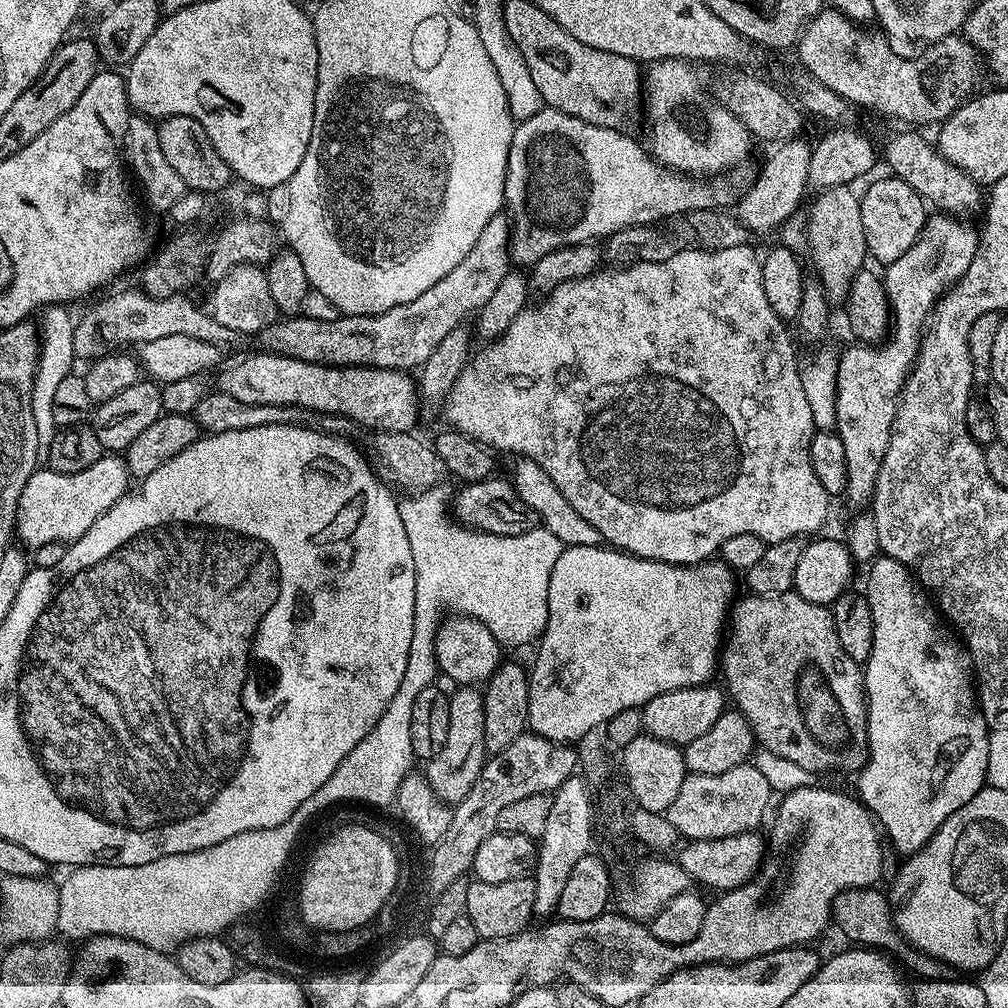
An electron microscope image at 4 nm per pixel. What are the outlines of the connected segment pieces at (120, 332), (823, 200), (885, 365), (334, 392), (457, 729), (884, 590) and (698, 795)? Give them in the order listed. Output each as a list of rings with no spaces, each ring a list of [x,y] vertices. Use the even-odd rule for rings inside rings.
[[[128,288],[125,292],[116,292],[113,296],[108,296],[105,300],[100,300],[84,317],[75,321],[74,330],[74,354],[76,360],[82,362],[91,362],[98,360],[102,356],[109,355],[113,350],[120,350],[123,344],[133,344],[139,346],[146,342],[154,342],[158,338],[166,338],[170,334],[187,334],[189,338],[202,338],[202,342],[219,344],[227,346],[238,340],[238,333],[234,330],[226,330],[219,322],[214,322],[211,311],[199,308],[189,297],[184,294],[174,296],[150,296],[143,290]]]
[[[851,187],[831,188],[815,197],[812,209],[808,212],[808,221],[804,228],[799,219],[792,218],[783,225],[783,243],[793,250],[800,250],[805,244],[812,255],[812,264],[816,267],[815,279],[819,280],[829,301],[847,301],[852,279],[865,267],[864,260],[869,259],[866,246],[866,234],[862,234],[862,210],[860,196],[852,193]]]
[[[947,214],[929,215],[924,222],[924,229],[919,238],[893,264],[883,269],[882,279],[888,295],[888,309],[892,311],[890,331],[879,346],[863,342],[857,348],[848,348],[839,353],[838,378],[836,379],[836,426],[834,431],[842,438],[842,446],[846,446],[846,470],[848,471],[848,490],[846,500],[854,507],[871,505],[872,495],[878,482],[878,470],[882,470],[882,458],[886,458],[886,446],[890,446],[890,434],[894,426],[896,411],[900,405],[900,395],[908,375],[916,365],[916,356],[920,353],[920,341],[924,339],[926,325],[936,303],[941,296],[964,277],[970,270],[970,262],[974,262],[974,254],[980,245],[980,232],[959,216]]]
[[[257,352],[248,356],[220,376],[219,391],[254,405],[297,405],[327,416],[340,416],[355,425],[379,432],[409,432],[418,416],[418,388],[407,371],[401,369],[354,368],[316,364]]]
[[[476,686],[457,687],[456,693],[448,697],[450,702],[450,730],[442,750],[427,761],[426,775],[434,794],[448,805],[454,806],[470,794],[470,786],[478,782],[478,774],[486,759],[484,746],[484,694]]]
[[[880,554],[867,565],[868,593],[866,599],[870,606],[870,614],[874,618],[874,646],[870,650],[868,663],[863,665],[864,673],[864,699],[868,705],[868,760],[855,777],[858,799],[869,812],[872,813],[877,825],[882,829],[883,835],[901,852],[901,857],[907,858],[913,852],[926,846],[928,839],[974,794],[978,794],[985,787],[988,778],[988,755],[990,754],[990,742],[988,737],[990,729],[986,718],[980,713],[978,692],[974,687],[974,669],[972,667],[972,654],[964,646],[963,640],[946,623],[943,615],[938,611],[935,603],[930,599],[929,593],[914,579],[912,571],[902,562],[894,558]]]
[[[752,763],[739,764],[734,770],[726,770],[723,774],[688,774],[682,782],[682,790],[670,802],[666,813],[668,821],[676,827],[677,833],[688,840],[713,840],[714,838],[730,838],[734,834],[751,832],[759,829],[760,819],[768,808],[768,799],[773,799],[772,787],[762,778],[762,774]]]

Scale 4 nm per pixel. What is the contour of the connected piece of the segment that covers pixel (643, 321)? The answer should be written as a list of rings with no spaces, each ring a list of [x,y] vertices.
[[[741,242],[738,246],[730,246],[724,250],[687,247],[682,249],[681,252],[674,253],[672,257],[669,255],[667,258],[641,260],[639,264],[612,266],[609,267],[609,272],[597,270],[590,276],[583,276],[580,280],[562,282],[554,291],[539,301],[540,305],[537,308],[532,308],[533,306],[523,308],[518,314],[518,318],[514,318],[514,322],[510,322],[510,326],[497,340],[491,341],[487,346],[484,346],[480,353],[477,351],[469,359],[445,397],[442,409],[444,408],[446,418],[451,423],[449,425],[455,431],[463,433],[464,436],[470,437],[483,447],[492,450],[497,448],[500,452],[513,452],[513,457],[527,458],[538,462],[538,466],[542,466],[542,470],[546,470],[546,474],[550,474],[554,486],[558,486],[558,490],[562,490],[566,502],[570,502],[570,506],[574,506],[574,510],[578,510],[578,514],[582,514],[582,518],[586,518],[586,522],[590,522],[590,526],[594,526],[594,530],[598,530],[601,537],[611,547],[633,556],[641,556],[647,560],[661,560],[667,564],[695,566],[715,557],[720,551],[722,542],[726,542],[726,538],[734,538],[738,534],[754,534],[758,538],[762,538],[765,545],[769,545],[777,544],[783,540],[808,538],[819,533],[816,531],[828,520],[830,497],[826,494],[826,490],[822,490],[822,482],[818,482],[818,478],[814,474],[814,466],[810,466],[808,447],[814,431],[810,402],[806,399],[806,390],[802,390],[802,368],[799,363],[796,365],[796,344],[792,341],[791,334],[788,333],[789,325],[781,320],[778,314],[774,314],[770,302],[766,299],[766,290],[762,287],[761,257],[758,252],[756,256],[755,250],[748,245],[748,242]]]

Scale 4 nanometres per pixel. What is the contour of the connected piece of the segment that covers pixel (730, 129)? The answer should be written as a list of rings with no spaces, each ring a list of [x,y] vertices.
[[[657,60],[649,63],[646,68],[646,75],[642,80],[642,92],[646,97],[646,104],[648,100],[648,124],[652,127],[652,148],[650,146],[650,155],[657,164],[669,169],[675,170],[681,174],[700,174],[696,172],[724,172],[727,168],[736,168],[748,156],[748,151],[751,150],[752,144],[754,145],[754,137],[749,132],[748,127],[739,120],[736,115],[719,103],[708,88],[704,85],[704,76],[700,73],[701,65],[690,60]]]

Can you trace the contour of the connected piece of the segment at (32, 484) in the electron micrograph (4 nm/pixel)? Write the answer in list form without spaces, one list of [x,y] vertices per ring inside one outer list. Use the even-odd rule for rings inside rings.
[[[116,454],[101,456],[94,466],[86,466],[86,470],[78,470],[78,474],[37,470],[18,498],[15,539],[28,550],[35,550],[46,543],[67,545],[82,538],[82,534],[86,534],[86,530],[90,530],[90,526],[94,526],[94,522],[98,522],[98,518],[102,518],[102,514],[106,514],[106,510],[110,510],[110,506],[129,491],[128,468]]]

